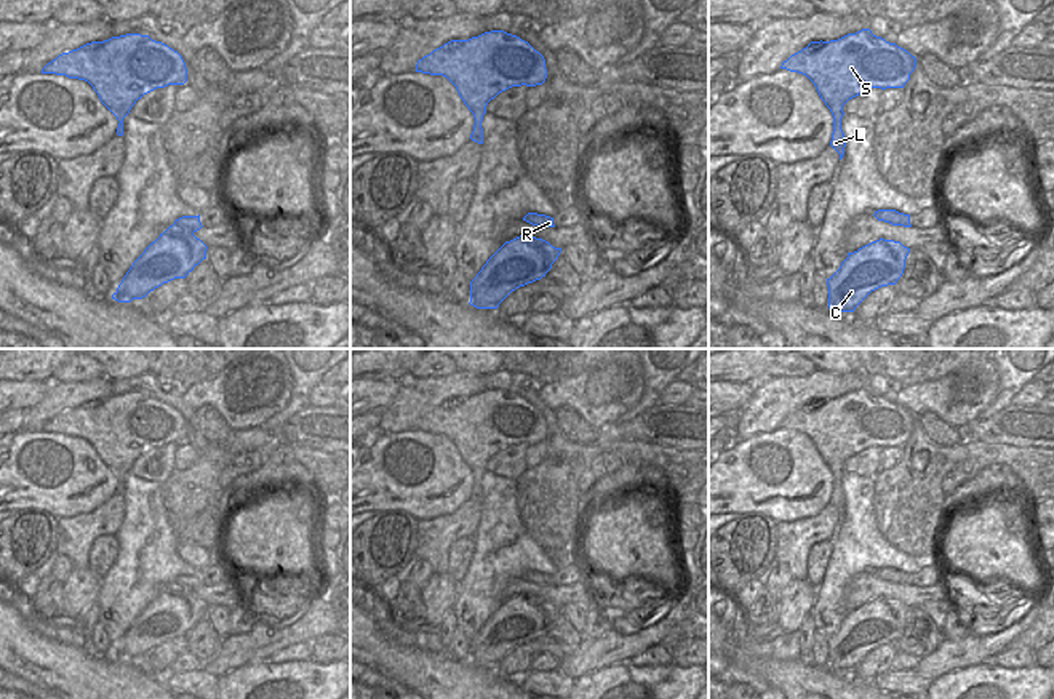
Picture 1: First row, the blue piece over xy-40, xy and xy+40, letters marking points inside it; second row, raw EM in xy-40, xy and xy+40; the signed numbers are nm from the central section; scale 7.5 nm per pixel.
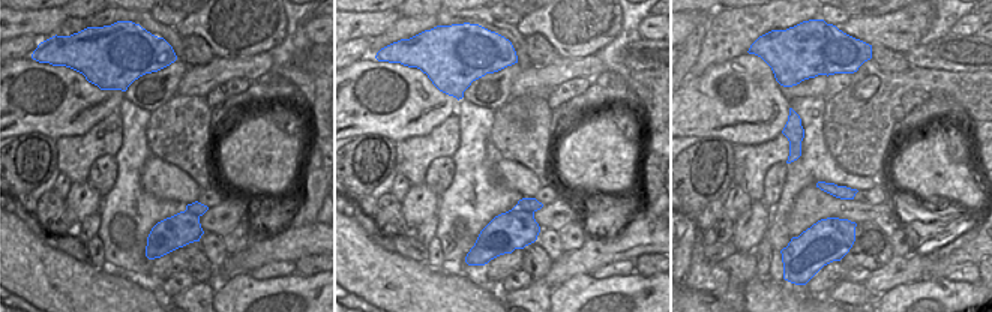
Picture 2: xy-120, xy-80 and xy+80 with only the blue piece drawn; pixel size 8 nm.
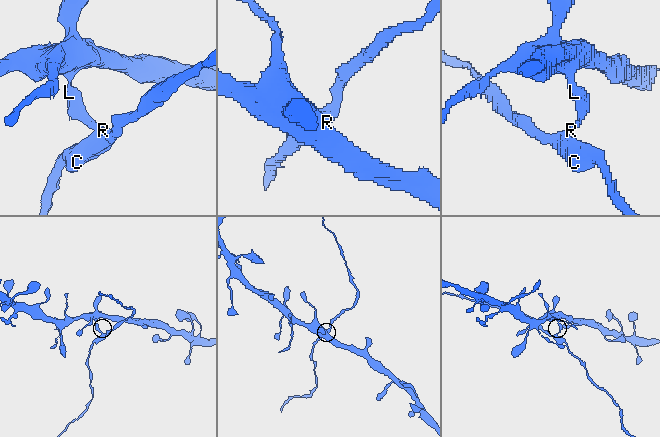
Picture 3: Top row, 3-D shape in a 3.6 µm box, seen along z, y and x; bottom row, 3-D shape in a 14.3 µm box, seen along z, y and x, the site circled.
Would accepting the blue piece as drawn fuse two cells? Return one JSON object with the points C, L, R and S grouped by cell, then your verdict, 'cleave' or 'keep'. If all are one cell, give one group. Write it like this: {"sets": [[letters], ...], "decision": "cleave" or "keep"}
{"sets": [["C", "L", "R"], ["S"]], "decision": "cleave"}

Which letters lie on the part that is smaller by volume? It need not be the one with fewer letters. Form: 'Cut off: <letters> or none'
Cut off: C, L, R

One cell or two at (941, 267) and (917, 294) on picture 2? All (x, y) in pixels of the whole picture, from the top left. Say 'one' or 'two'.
two

